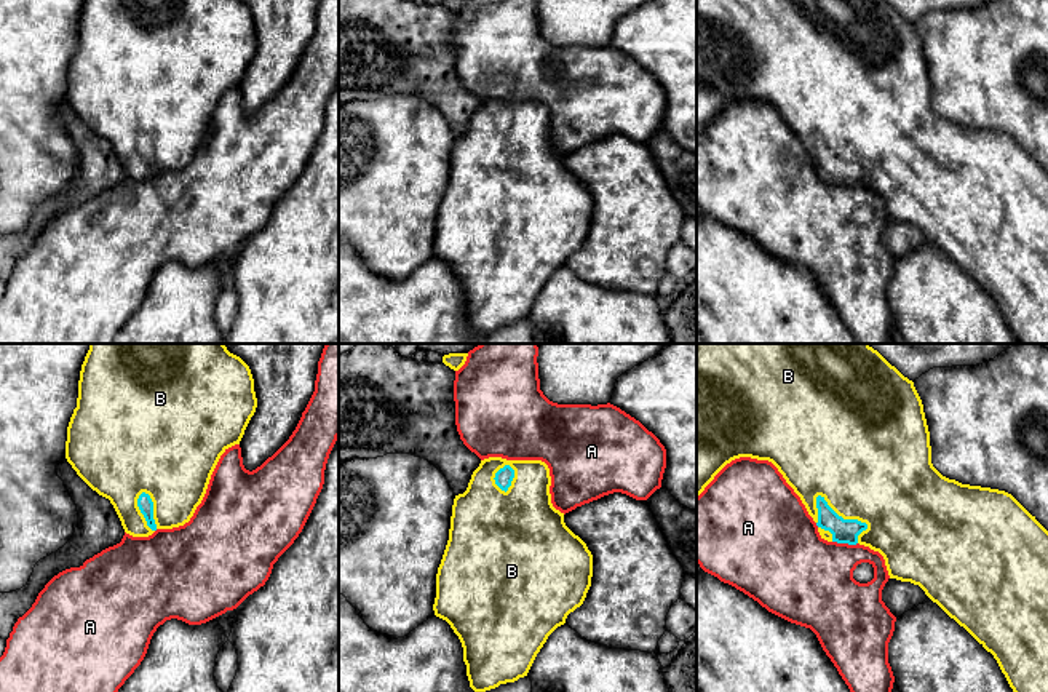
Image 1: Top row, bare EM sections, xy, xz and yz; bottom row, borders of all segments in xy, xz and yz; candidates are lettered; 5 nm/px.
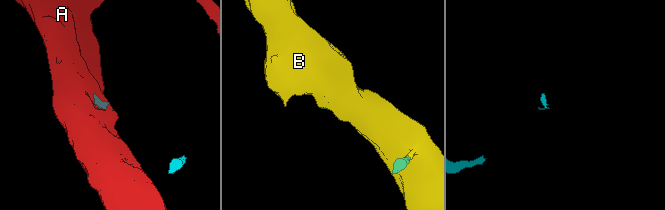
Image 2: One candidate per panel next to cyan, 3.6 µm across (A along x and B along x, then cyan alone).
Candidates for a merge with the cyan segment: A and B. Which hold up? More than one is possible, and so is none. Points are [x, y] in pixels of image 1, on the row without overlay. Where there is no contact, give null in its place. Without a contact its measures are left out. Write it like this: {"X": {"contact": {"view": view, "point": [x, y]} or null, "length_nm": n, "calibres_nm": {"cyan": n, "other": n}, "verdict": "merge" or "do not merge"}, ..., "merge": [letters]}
{"A": {"contact": {"view": "yz", "point": [845, 184]}, "length_nm": 130, "calibres_nm": {"cyan": 130, "other": 420}, "verdict": "do not merge"}, "B": {"contact": {"view": "yz", "point": [852, 162]}, "length_nm": 320, "calibres_nm": {"cyan": 130, "other": 480}, "verdict": "merge"}, "merge": ["B"]}

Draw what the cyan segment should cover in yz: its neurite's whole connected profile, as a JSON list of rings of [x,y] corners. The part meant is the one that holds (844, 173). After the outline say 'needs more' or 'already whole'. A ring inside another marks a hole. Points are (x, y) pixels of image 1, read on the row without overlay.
[[[697,0],[697,139],[727,105],[740,99],[772,104],[800,139],[821,181],[869,189],[883,198],[890,221],[919,227],[994,297],[1019,344],[1048,344],[1048,173],[1011,136],[962,126],[933,109],[922,42],[914,24],[885,0]]] | needs more

